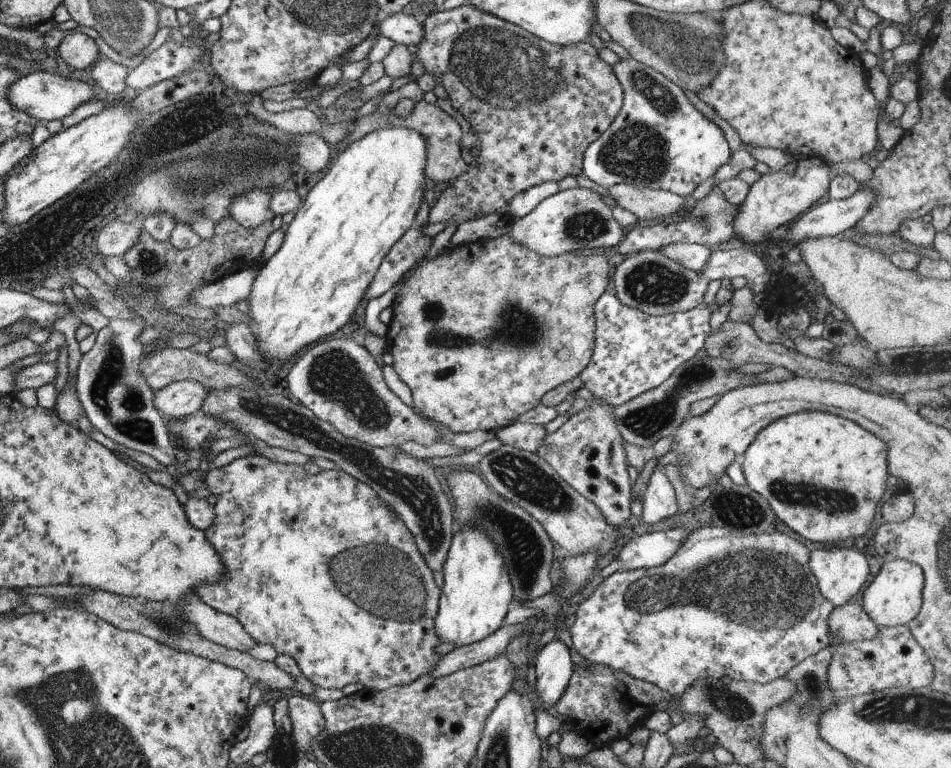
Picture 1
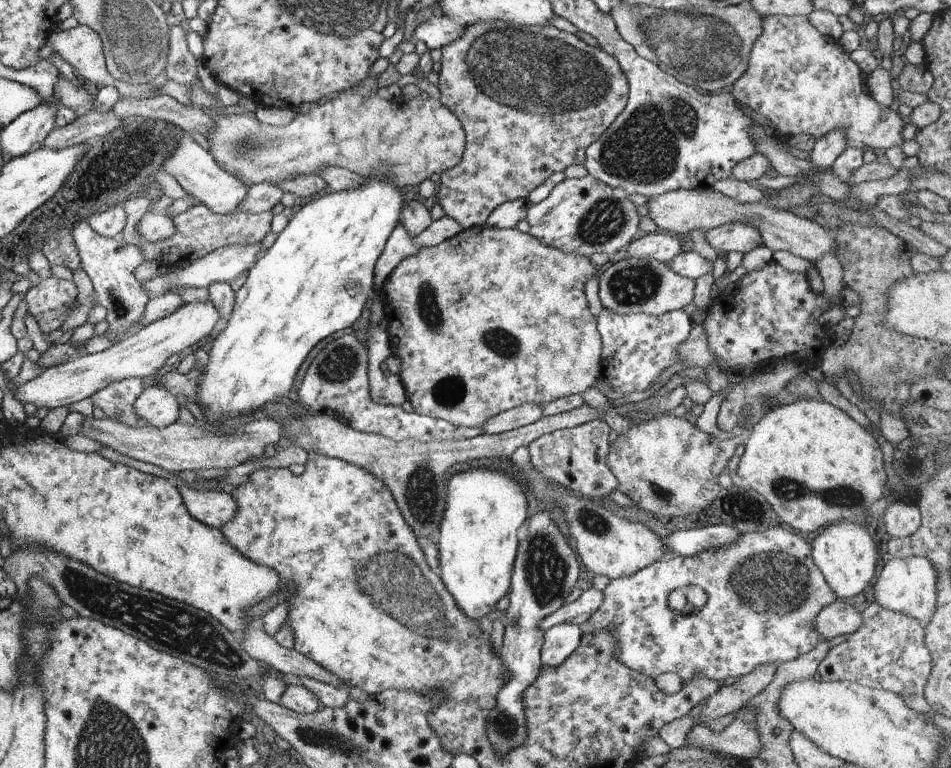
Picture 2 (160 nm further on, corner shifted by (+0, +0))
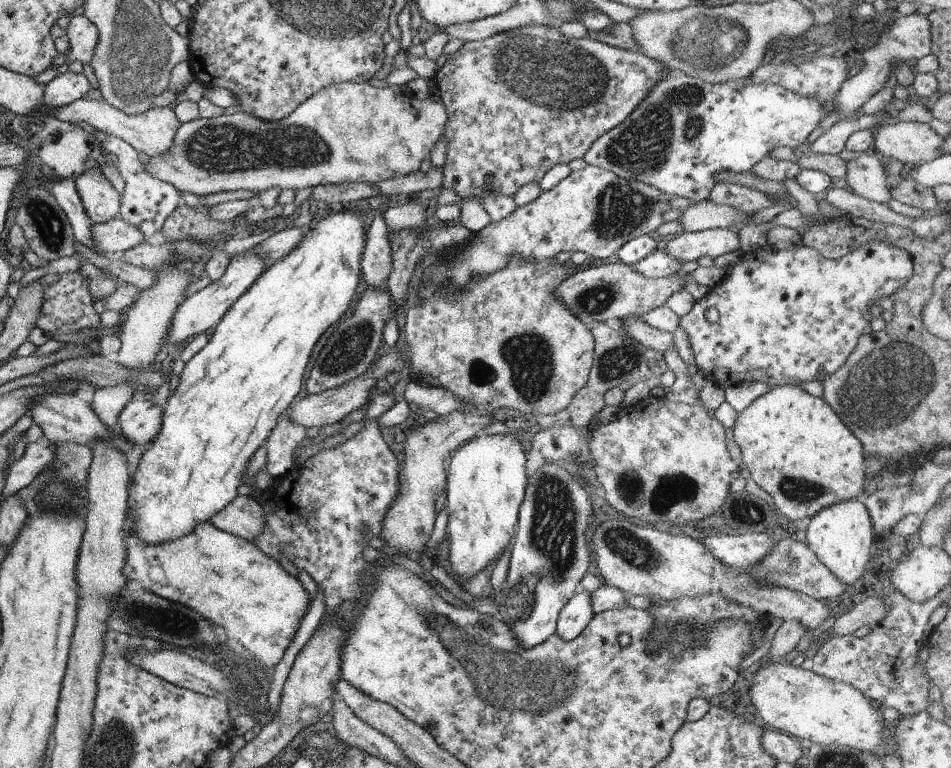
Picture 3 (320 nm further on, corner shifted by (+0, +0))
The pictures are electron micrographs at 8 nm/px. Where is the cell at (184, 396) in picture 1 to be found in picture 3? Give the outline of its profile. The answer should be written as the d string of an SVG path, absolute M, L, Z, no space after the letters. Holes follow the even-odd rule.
M149 396L136 398L131 400L128 404L125 404L121 412L119 412L119 420L117 420L117 422L119 422L118 428L124 438L129 438L129 442L131 442L133 446L145 448L145 444L153 442L155 434L159 432L161 426L161 414L163 414L162 408L155 406Z

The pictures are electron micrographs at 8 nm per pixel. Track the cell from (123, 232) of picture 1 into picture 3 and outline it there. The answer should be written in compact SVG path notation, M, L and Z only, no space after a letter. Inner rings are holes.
M87 170L75 178L74 186L89 221L103 224L115 218L121 208L120 194L99 174L99 170Z

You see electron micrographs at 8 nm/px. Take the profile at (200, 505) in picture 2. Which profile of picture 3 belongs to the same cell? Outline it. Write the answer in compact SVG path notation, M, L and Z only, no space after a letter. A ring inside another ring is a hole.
M236 495L206 522L222 532L233 534L251 543L251 540L255 540L261 534L265 518L255 498Z

